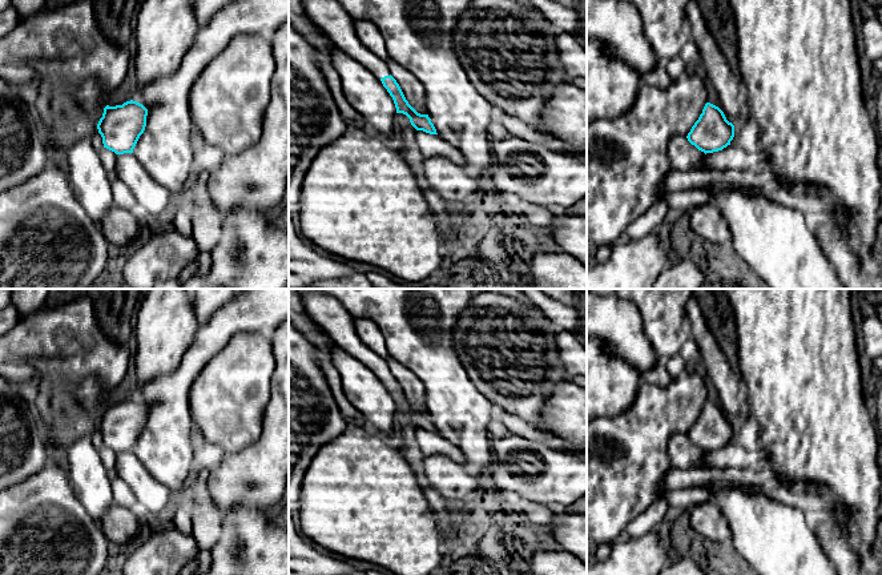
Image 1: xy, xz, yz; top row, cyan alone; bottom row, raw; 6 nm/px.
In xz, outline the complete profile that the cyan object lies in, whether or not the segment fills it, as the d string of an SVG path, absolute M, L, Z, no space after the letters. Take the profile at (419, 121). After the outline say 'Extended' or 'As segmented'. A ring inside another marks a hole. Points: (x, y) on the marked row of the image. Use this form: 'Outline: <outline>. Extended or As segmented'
Outline: M302 0L307 16L333 40L335 47L366 67L394 100L396 113L410 118L416 130L438 134L428 114L418 113L406 100L384 60L367 49L357 36L354 20L335 0Z. Extended

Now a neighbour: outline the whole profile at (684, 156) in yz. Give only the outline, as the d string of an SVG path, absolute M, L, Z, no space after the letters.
M676 136L669 140L668 158L673 169L694 170L704 156L705 153L692 145L684 136Z

